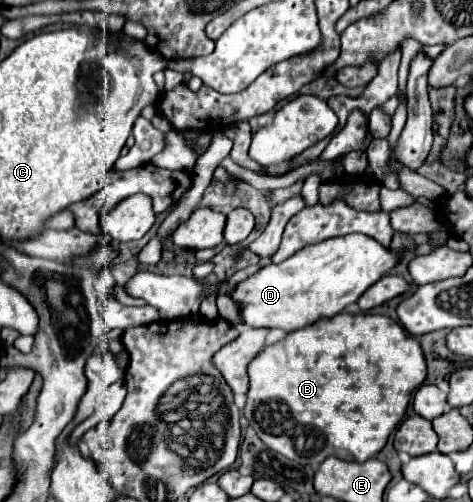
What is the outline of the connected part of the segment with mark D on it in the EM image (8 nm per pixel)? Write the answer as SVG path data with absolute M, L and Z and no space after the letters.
M345 234L305 246L281 264L267 264L239 282L227 296L241 306L241 326L281 328L293 332L323 316L335 316L385 276L397 262L397 254L383 248L371 236Z

